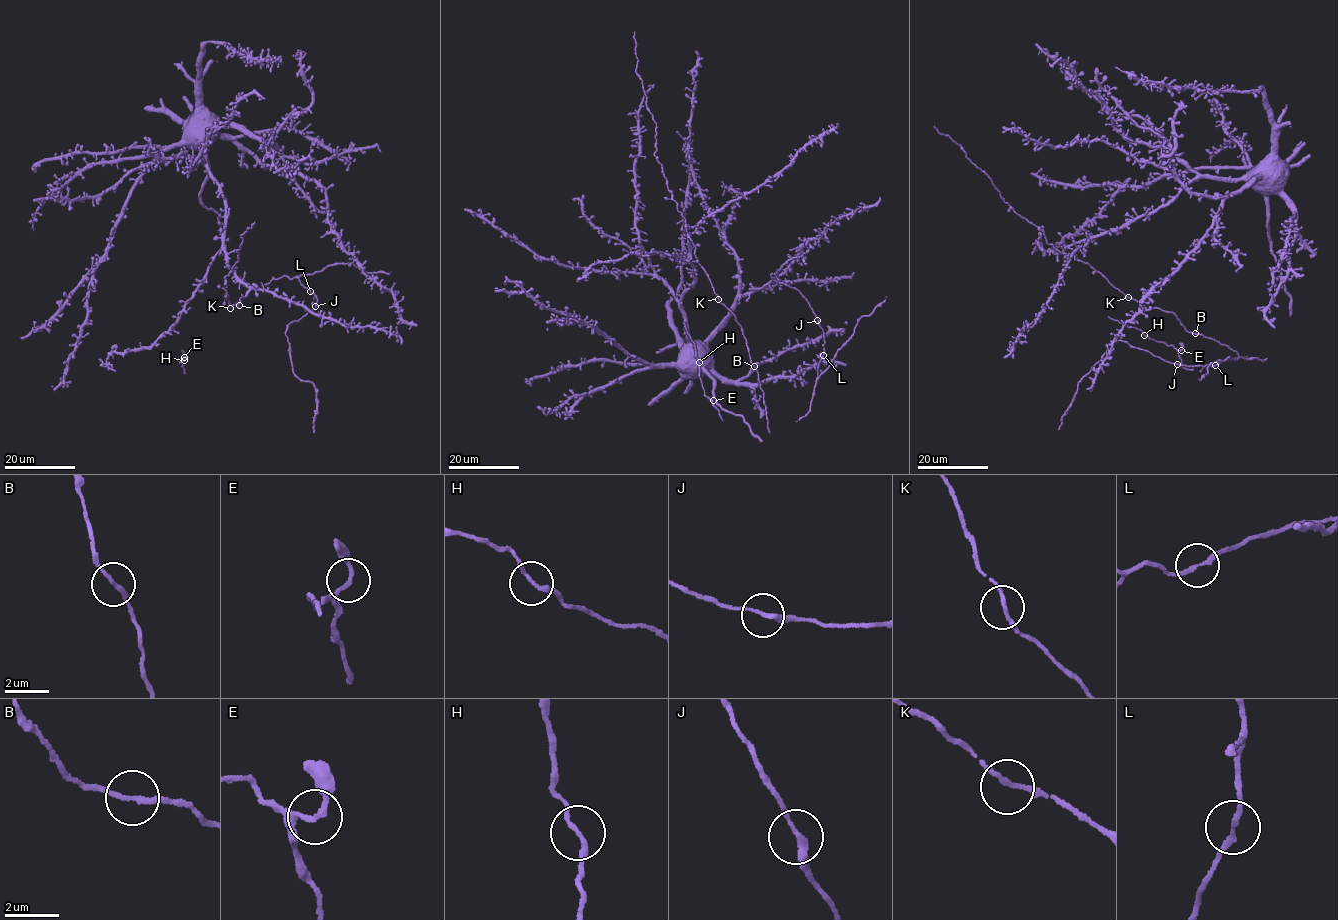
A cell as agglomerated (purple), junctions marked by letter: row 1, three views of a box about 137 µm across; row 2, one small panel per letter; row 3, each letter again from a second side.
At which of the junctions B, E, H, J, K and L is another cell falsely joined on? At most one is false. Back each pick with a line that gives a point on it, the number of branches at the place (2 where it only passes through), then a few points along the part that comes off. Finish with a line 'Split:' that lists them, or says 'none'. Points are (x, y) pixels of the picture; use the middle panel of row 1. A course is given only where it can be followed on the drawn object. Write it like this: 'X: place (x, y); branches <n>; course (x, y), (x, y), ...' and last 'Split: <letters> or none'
Split: none

